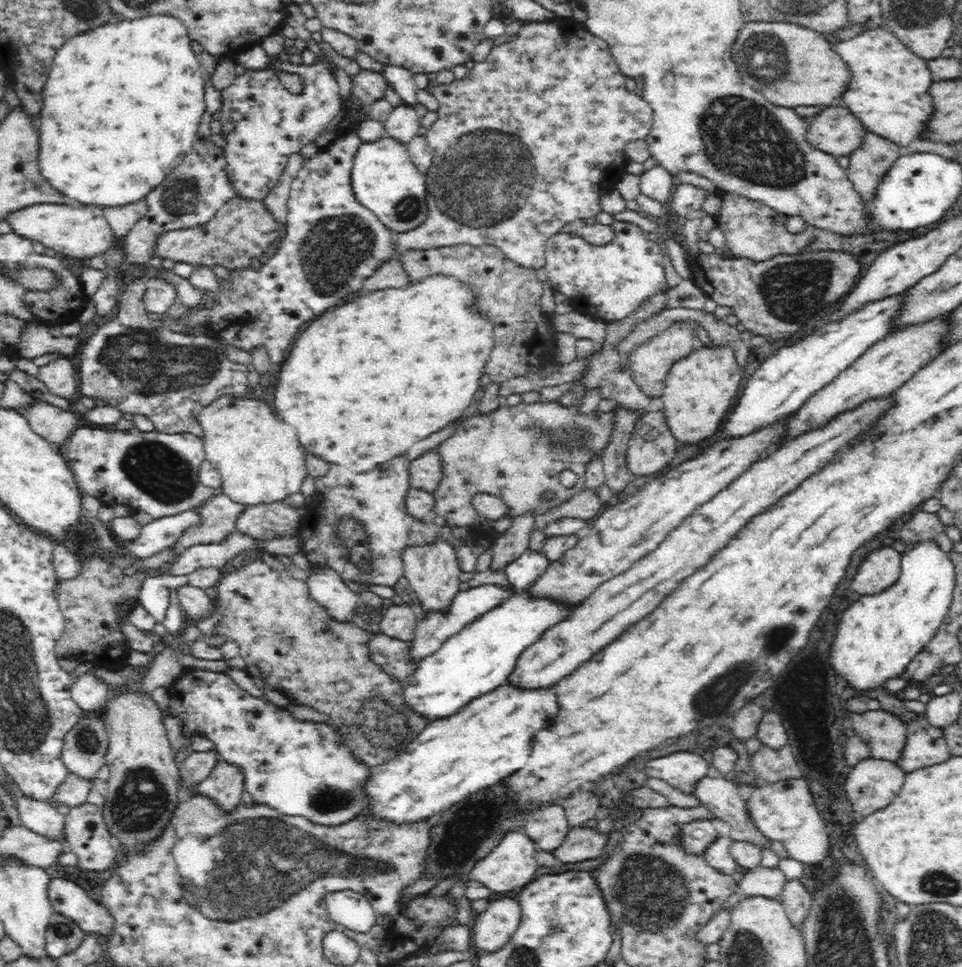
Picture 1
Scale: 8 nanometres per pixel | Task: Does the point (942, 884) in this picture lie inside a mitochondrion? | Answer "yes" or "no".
yes

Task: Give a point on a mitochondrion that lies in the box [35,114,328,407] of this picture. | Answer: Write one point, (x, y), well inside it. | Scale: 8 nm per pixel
(145, 363)

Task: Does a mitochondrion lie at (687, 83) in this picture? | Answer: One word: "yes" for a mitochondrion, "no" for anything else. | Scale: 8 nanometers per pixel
no

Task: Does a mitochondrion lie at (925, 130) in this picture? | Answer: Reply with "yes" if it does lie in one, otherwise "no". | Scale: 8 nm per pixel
no

